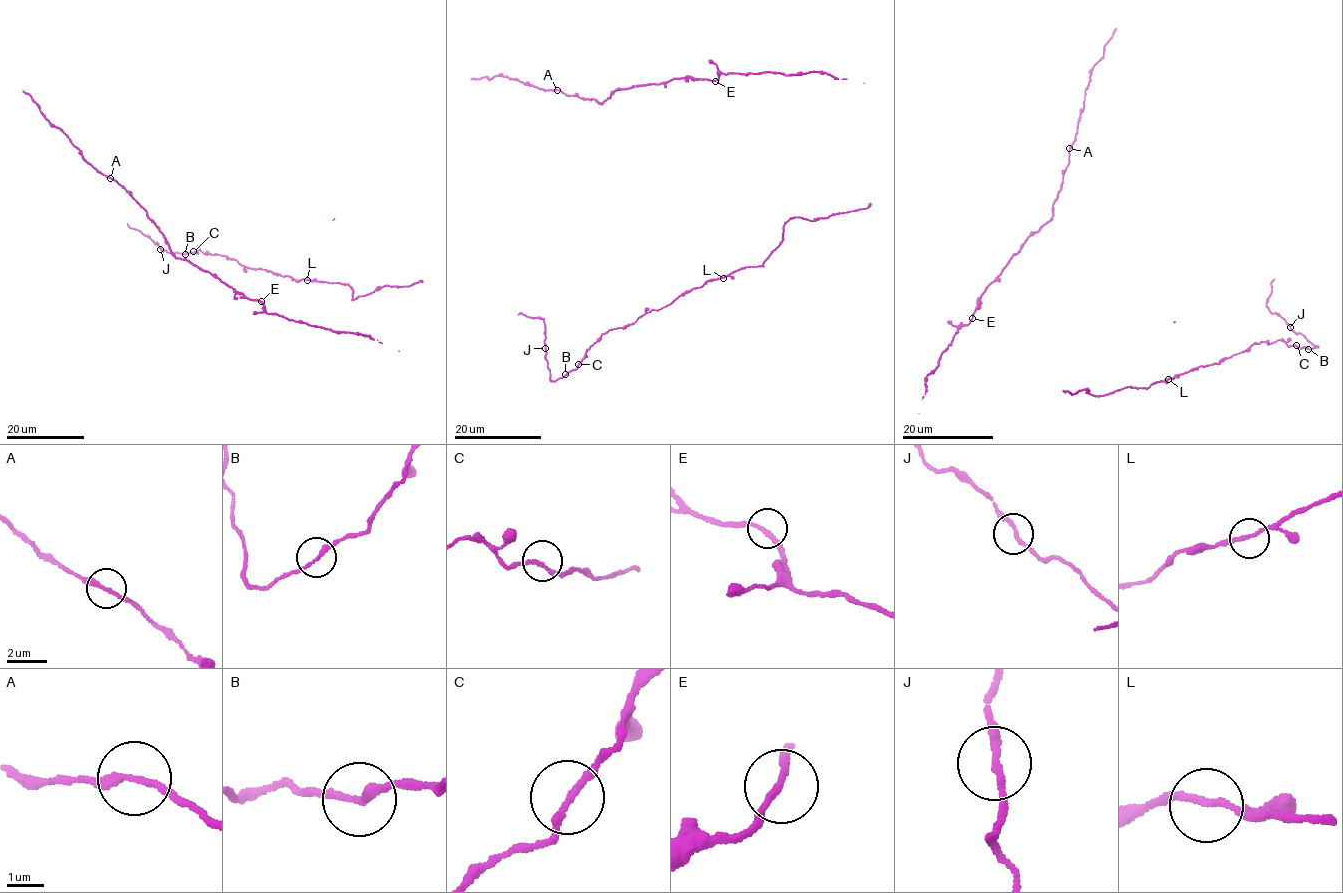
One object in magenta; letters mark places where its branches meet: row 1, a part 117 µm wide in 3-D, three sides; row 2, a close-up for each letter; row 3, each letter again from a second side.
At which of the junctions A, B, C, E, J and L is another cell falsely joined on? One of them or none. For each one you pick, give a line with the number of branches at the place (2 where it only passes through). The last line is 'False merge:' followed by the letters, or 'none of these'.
False merge: none of these

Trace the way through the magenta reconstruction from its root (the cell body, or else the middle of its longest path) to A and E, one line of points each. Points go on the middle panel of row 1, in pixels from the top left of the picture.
A: (837, 79), (809, 71), (722, 73), (712, 81), (685, 77), (620, 88), (600, 103), (557, 89)
E: (837, 79), (826, 72), (809, 71), (790, 74), (722, 73), (715, 81)

